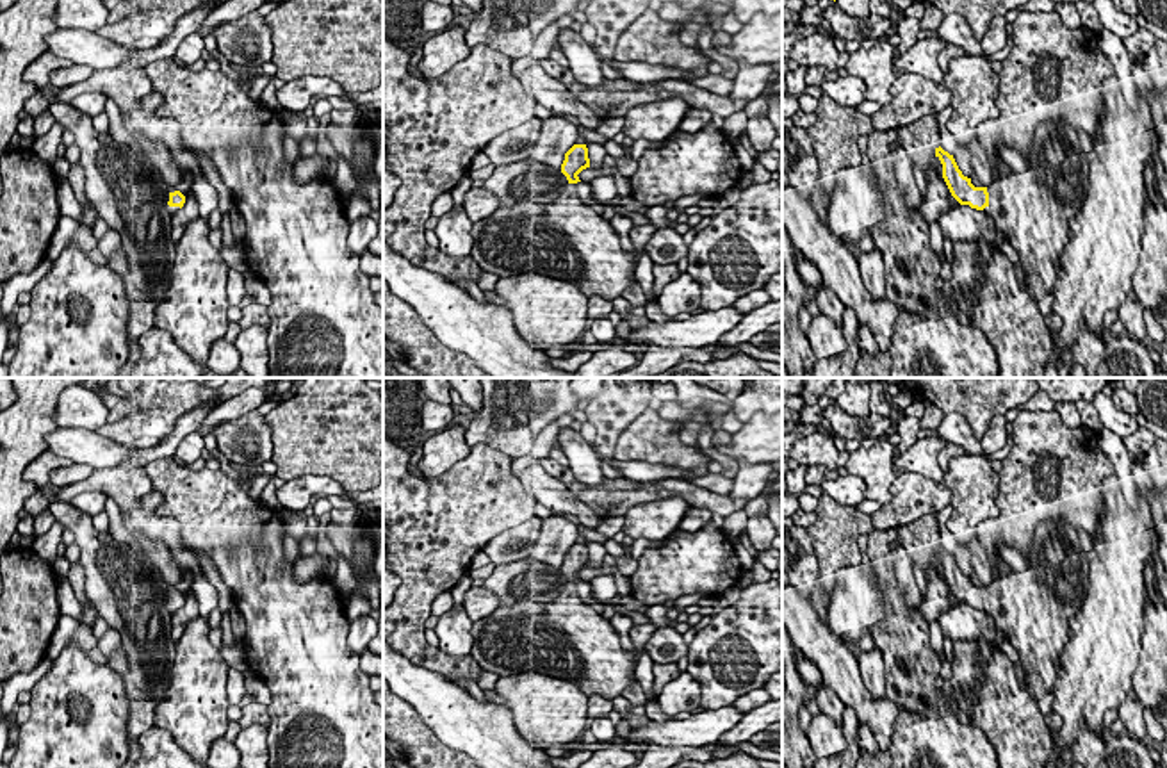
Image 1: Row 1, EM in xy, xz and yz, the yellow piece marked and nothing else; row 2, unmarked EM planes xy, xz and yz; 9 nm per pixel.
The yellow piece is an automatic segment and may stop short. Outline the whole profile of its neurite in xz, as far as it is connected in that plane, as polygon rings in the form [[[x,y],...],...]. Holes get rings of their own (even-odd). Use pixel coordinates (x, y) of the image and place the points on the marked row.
[[[574,144],[561,164],[568,184],[554,203],[522,201],[499,207],[474,223],[470,257],[481,271],[499,278],[533,271],[606,301],[636,285],[638,251],[624,251],[613,225],[577,196],[577,175],[586,167],[586,144]]]

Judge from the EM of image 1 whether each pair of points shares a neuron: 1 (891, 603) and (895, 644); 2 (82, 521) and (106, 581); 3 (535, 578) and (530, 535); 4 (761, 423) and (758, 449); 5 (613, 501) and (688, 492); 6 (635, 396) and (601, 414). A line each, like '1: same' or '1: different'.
1: same
2: same
3: different
4: same
5: same
6: same

